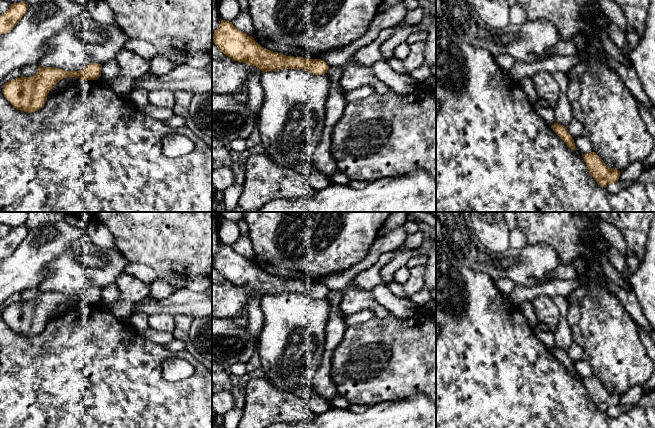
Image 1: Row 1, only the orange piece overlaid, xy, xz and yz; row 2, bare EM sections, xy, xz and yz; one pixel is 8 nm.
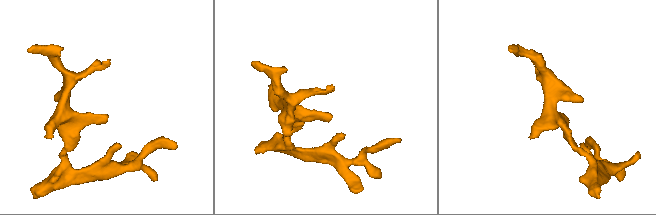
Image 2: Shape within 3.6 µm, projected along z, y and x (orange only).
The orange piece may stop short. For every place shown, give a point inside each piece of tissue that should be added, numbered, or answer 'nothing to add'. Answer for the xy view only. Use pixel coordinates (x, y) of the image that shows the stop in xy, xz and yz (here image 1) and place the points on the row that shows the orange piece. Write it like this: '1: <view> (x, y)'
nothing to add

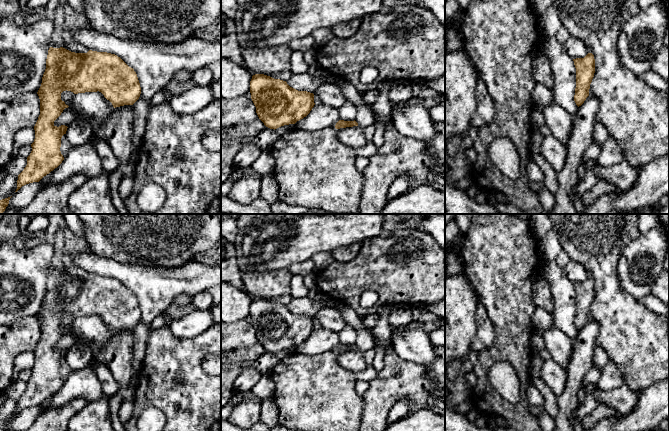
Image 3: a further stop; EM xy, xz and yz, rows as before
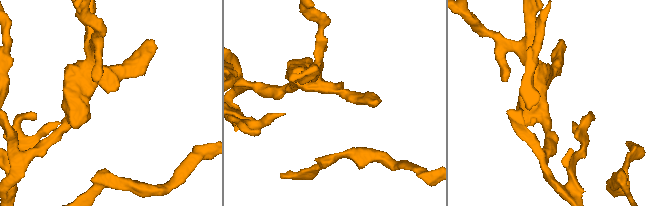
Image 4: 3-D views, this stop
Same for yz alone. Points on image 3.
nothing to add

